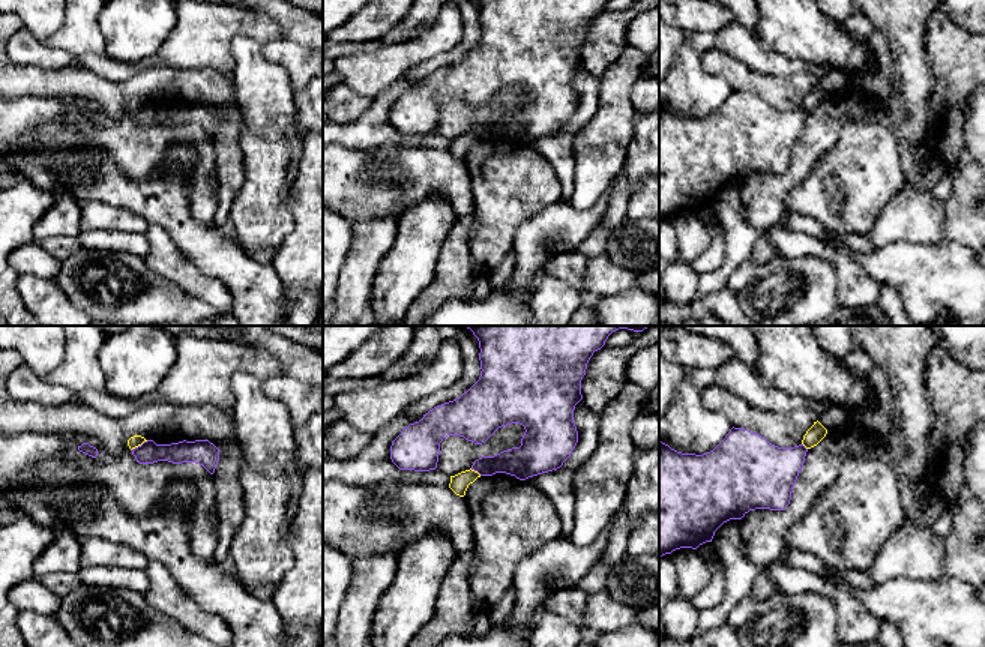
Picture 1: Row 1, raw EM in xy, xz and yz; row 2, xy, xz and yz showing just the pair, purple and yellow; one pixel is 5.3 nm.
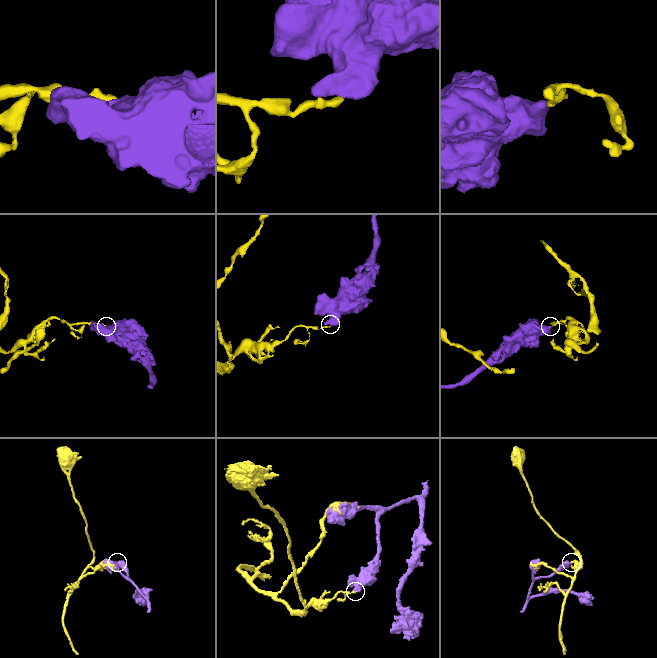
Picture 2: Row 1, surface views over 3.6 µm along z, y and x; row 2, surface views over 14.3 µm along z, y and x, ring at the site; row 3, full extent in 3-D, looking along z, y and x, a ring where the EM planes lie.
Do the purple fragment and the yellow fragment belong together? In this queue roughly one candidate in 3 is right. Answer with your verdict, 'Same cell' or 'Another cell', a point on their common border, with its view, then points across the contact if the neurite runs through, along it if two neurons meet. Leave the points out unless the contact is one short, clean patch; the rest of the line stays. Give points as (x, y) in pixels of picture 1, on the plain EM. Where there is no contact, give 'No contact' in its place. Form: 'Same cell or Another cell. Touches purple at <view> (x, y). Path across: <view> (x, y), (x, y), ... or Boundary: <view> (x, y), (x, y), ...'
Another cell. Touches purple at xy (138, 110). Boundary: xy (147, 104), (131, 113)

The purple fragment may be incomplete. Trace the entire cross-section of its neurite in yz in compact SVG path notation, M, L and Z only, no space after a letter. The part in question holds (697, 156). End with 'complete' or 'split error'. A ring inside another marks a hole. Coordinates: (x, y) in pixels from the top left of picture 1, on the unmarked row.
M731 92L725 102L703 119L682 117L659 105L659 222L680 212L697 213L715 195L749 174L784 174L803 131L803 108L778 111L757 96Z | complete

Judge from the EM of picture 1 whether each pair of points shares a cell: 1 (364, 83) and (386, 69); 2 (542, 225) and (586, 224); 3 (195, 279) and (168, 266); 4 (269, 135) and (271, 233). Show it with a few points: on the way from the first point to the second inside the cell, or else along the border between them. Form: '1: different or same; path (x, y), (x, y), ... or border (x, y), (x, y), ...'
1: same; path (370, 77), (380, 69)
2: same; path (553, 225), (575, 225)
3: same; path (189, 278), (174, 266)
4: same; path (269, 159), (269, 209)

